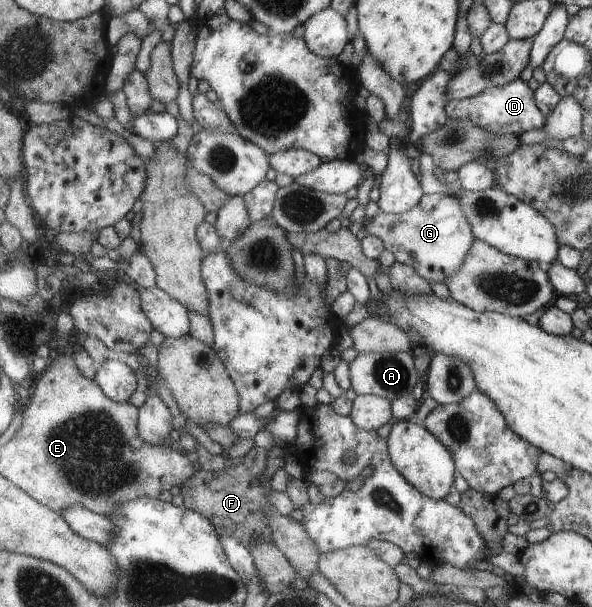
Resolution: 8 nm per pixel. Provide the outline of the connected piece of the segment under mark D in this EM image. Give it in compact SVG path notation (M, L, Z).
M519 78L502 87L488 87L482 93L468 99L450 100L447 103L447 112L452 119L468 120L499 136L521 137L527 131L543 128L547 121L547 115L539 108L536 101L535 91Z

